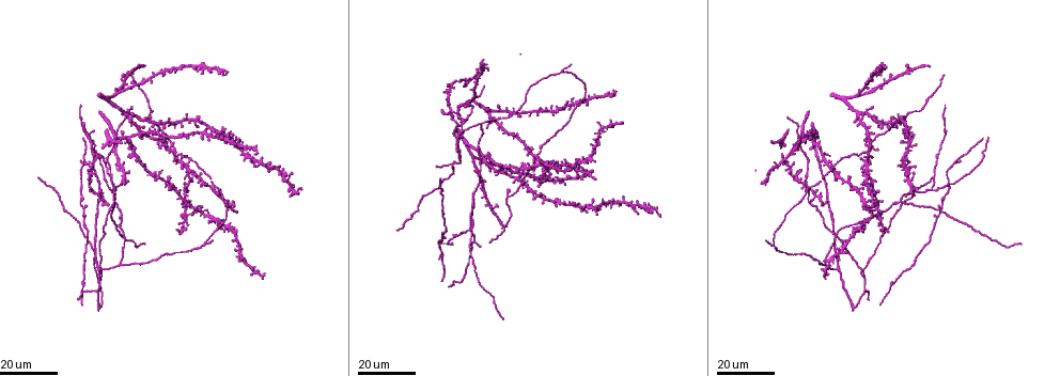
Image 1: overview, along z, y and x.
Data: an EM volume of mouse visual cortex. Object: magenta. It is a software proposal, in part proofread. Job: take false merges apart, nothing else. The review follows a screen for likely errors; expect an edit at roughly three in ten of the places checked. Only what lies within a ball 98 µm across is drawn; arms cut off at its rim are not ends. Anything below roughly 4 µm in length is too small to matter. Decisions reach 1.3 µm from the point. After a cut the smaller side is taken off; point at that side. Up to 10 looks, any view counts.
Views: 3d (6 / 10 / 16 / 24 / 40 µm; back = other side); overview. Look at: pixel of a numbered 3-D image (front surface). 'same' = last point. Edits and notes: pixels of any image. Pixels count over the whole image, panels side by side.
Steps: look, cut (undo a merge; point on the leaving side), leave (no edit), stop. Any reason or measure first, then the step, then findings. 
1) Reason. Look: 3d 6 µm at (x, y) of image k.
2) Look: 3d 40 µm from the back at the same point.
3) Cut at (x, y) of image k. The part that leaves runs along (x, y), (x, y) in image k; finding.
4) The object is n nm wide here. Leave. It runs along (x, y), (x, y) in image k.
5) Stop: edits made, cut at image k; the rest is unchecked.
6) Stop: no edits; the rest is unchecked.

Look: 3d 24 µm at (528, 169) of image 1.

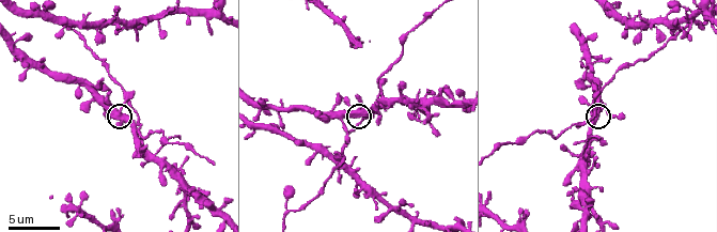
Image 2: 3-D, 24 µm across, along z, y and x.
Look: 3d 10 µm at (119, 107) of image 2.

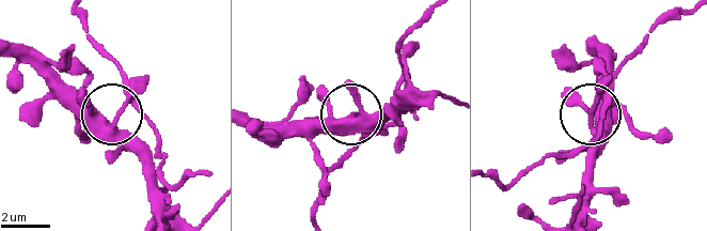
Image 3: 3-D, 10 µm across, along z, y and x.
Leave. Continuous, no second neuron.

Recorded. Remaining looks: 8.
Branch point. Look: 3d 24 µm at (472, 198) of image 1.

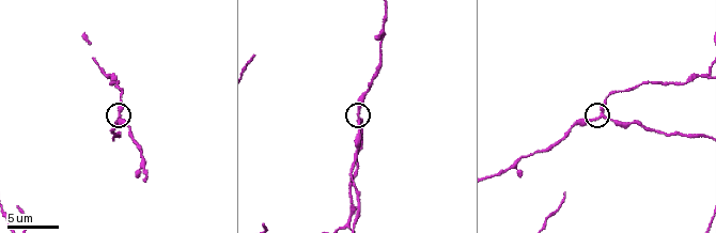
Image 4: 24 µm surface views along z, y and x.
Look: 3d 10 µm at (118, 113) of image 4.

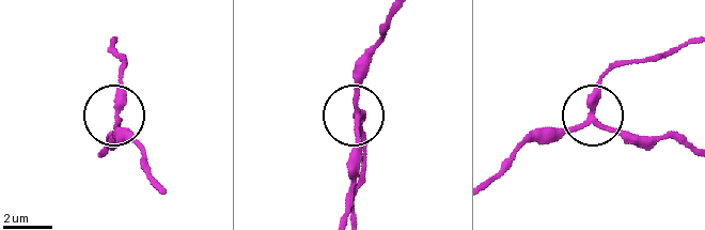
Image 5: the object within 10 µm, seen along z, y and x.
Leave. It runs along (161, 188), (114, 119), (114, 149) in image 5; continuous, no second neuron.

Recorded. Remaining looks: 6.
Three arms meet. Look: 3d 24 µm at (866, 291) of image 1.

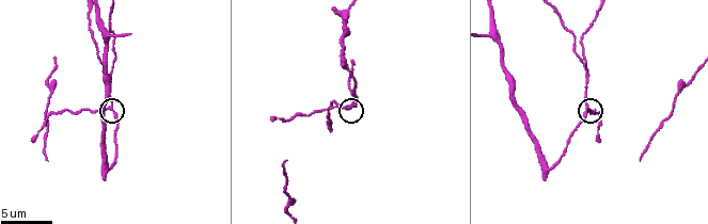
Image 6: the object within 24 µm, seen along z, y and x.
Look: 3d 6 µm at (588, 106) of image 6.

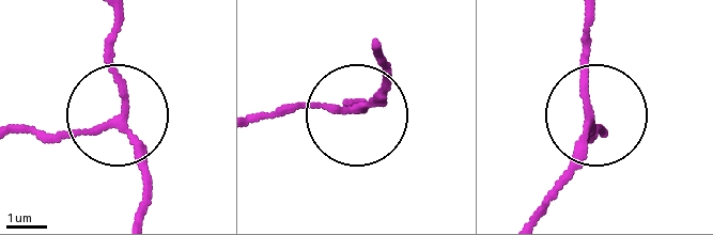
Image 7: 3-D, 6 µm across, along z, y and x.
The object is 150 nm wide here. Leave. It runs along (138, 210), (148, 179), (127, 129), (15, 129) in image 7; one neuron here.

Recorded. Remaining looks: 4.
Branch point. Look: 3d 24 µm at (479, 125) of image 1.

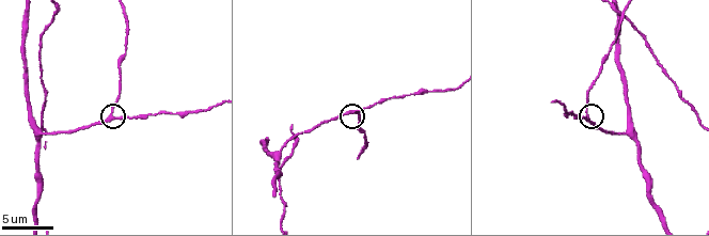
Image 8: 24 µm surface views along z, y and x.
Look: 3d 6 µm at (587, 114) of image 8.

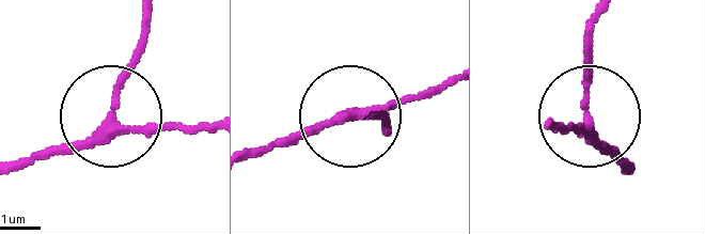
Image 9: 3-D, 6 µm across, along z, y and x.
The side arm is 172 µm long. Leave. It runs along (452, 78), (349, 115), (388, 115) in image 9; one neuron here.

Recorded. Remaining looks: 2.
Sudden change in width. Look: 3d 10 µm at (143, 156) of image 4.

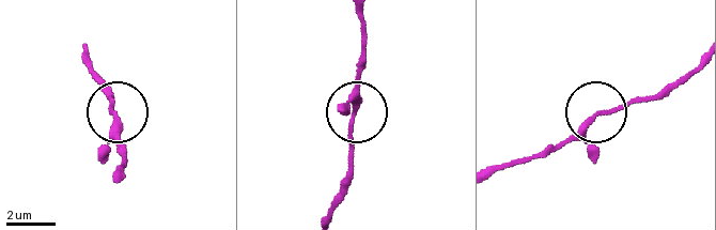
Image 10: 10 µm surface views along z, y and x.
Look: 3d 10 µm from the back at (115, 117) of image 10.

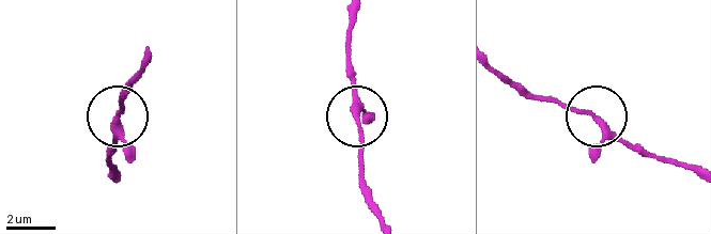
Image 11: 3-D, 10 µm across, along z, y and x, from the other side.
3 arms meet here. Leave. One neuron here.

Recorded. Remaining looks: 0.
Stop: no edits; the rest is unchecked.

